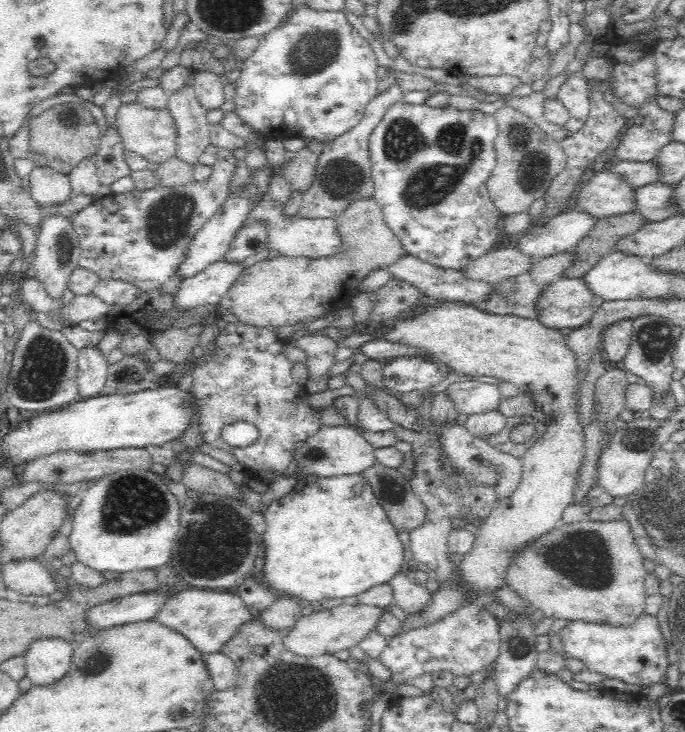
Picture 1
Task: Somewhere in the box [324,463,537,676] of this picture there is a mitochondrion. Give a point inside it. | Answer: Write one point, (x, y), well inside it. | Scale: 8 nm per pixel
(390, 493)

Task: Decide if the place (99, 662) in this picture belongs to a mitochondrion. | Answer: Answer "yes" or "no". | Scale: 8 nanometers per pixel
yes

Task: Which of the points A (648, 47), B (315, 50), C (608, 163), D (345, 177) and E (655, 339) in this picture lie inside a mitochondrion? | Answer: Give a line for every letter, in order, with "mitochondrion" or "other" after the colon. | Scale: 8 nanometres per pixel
A: other
B: mitochondrion
C: other
D: mitochondrion
E: mitochondrion

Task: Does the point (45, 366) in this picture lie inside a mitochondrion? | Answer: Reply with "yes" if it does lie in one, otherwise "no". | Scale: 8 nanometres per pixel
yes

